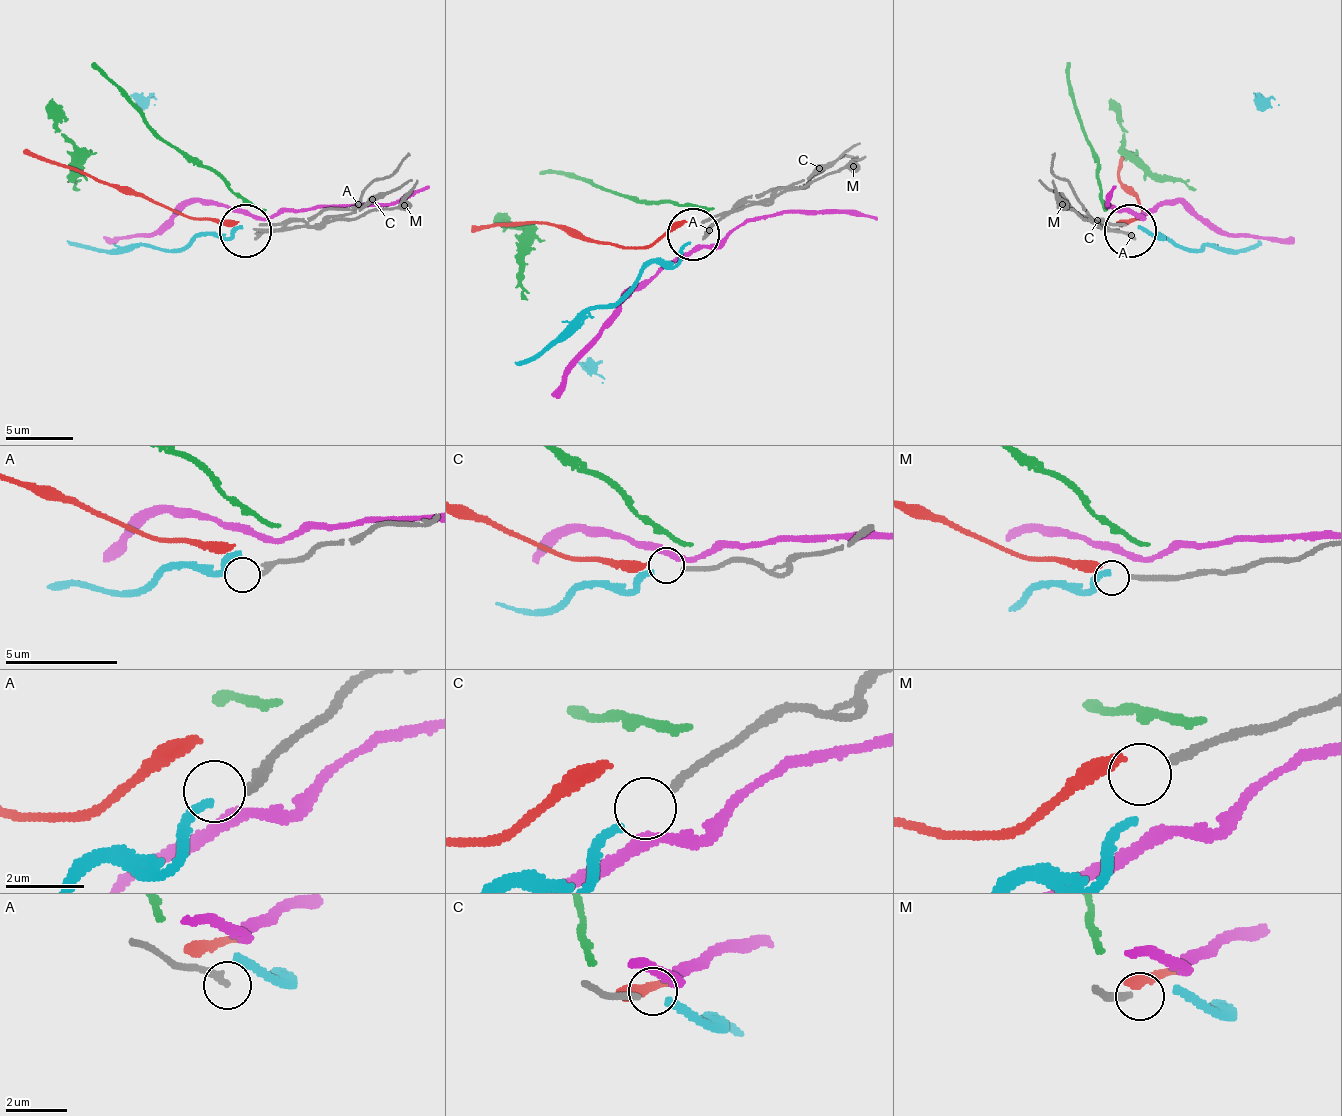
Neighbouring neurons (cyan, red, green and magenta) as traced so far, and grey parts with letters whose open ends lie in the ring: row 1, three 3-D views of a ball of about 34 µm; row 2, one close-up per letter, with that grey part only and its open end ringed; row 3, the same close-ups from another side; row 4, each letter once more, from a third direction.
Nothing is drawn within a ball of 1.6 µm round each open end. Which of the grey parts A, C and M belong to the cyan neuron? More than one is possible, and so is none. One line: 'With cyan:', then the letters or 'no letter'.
With cyan: no letter

